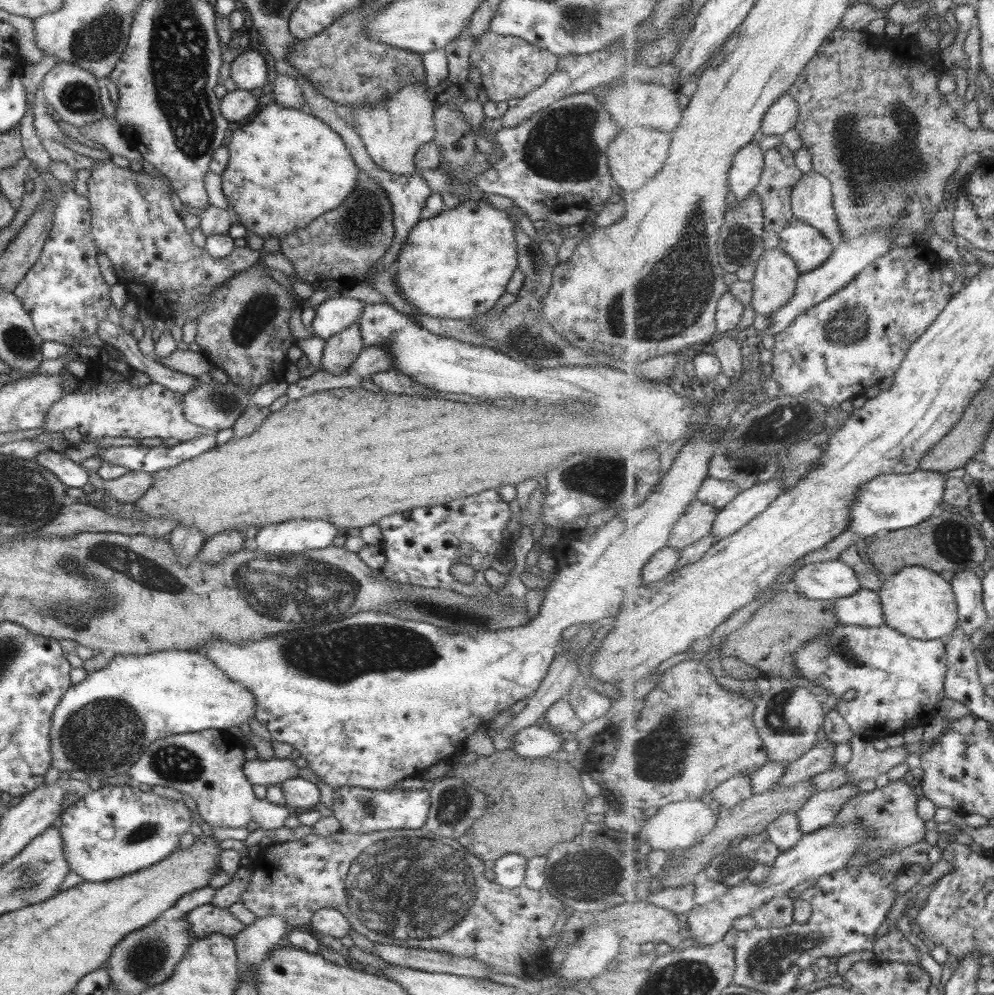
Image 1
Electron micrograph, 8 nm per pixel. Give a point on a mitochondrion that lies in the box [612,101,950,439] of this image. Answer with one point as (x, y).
(864, 171)

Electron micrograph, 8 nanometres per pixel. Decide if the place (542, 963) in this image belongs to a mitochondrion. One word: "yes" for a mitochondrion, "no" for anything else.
no

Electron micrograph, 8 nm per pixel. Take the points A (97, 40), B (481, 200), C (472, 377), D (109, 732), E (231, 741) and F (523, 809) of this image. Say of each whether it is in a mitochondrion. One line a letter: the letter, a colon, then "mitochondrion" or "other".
A: mitochondrion
B: other
C: other
D: mitochondrion
E: other
F: other

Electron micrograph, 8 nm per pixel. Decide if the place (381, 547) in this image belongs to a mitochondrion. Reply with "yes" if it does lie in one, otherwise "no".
no

